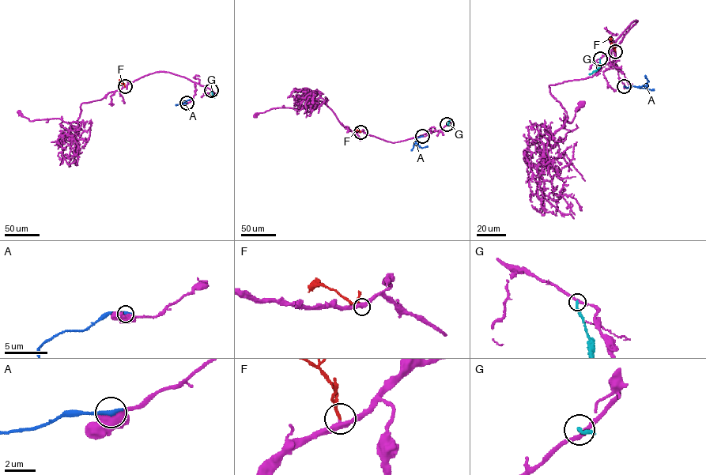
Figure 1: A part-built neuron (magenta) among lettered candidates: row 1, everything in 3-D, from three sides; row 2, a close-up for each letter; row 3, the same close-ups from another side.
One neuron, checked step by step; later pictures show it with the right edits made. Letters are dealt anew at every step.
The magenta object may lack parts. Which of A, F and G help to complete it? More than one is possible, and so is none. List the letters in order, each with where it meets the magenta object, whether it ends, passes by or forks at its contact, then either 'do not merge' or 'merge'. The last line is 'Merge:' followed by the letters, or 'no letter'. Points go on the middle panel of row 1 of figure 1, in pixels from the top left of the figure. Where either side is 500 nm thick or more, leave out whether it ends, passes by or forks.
A: meets magenta at (422, 136); do not merge
F: meets magenta at (360, 132); it ends there; merge
G: meets magenta at (447, 124); it ends there; do not merge
Merge: F

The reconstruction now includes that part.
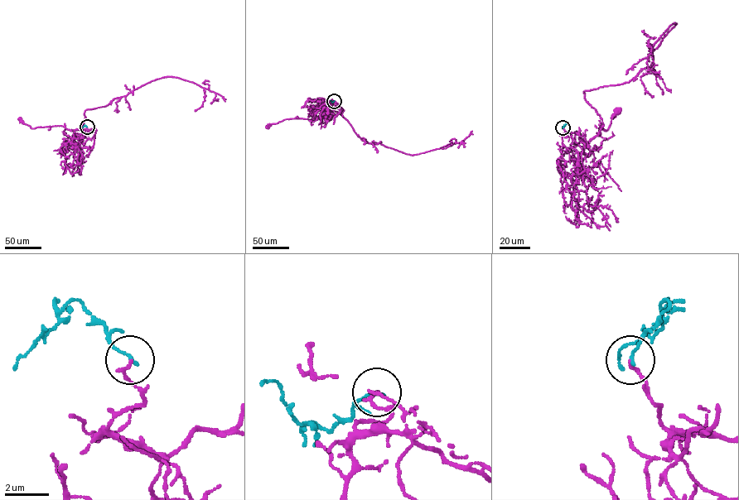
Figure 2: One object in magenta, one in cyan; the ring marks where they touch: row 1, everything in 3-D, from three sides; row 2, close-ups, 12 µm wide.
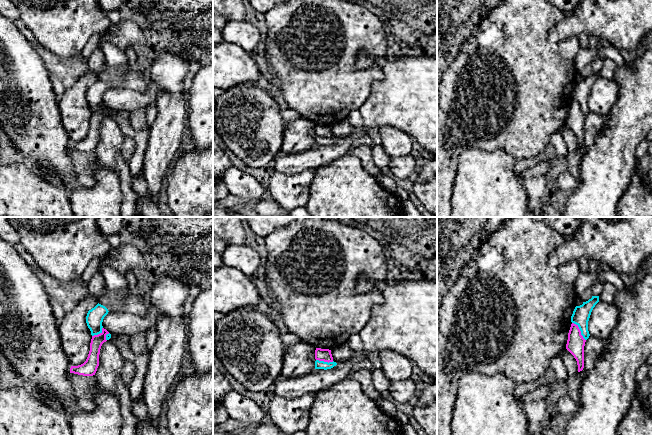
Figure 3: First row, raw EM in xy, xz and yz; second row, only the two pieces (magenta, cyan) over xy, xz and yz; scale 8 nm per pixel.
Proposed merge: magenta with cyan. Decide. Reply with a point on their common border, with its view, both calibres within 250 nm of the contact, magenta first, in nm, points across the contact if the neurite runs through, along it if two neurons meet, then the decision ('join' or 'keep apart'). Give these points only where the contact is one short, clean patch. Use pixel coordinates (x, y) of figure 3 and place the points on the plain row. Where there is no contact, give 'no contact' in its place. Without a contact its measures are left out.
yz (580, 107) | 140/140 nm | along yz (572, 98), (578, 103), (580, 110), (585, 116) | keep apart

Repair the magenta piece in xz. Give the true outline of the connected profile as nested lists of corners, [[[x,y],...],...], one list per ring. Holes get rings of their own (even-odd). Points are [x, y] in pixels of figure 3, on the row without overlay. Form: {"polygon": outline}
{"polygon": [[[316,124],[315,126],[315,135],[324,138],[333,138],[333,133],[331,130],[331,126],[329,125],[321,125]]]}

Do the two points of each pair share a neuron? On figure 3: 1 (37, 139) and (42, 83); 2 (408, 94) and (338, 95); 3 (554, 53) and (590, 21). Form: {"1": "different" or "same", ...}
{"1": "same", "2": "different", "3": "different"}

